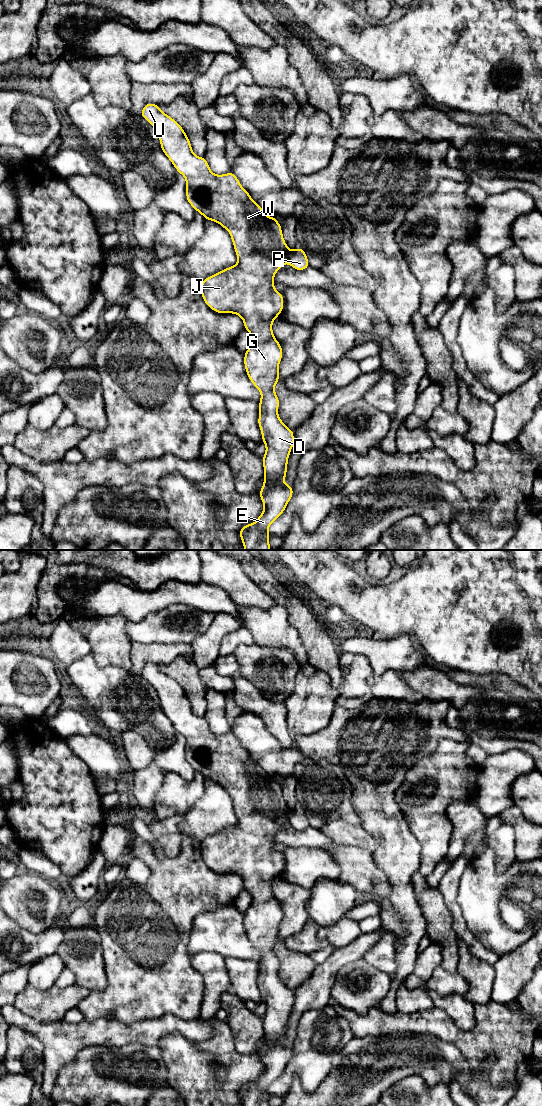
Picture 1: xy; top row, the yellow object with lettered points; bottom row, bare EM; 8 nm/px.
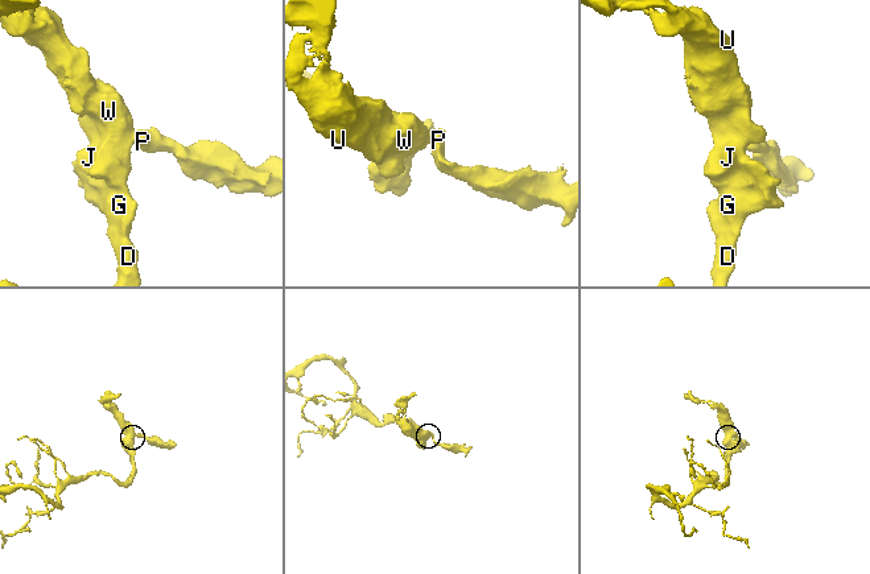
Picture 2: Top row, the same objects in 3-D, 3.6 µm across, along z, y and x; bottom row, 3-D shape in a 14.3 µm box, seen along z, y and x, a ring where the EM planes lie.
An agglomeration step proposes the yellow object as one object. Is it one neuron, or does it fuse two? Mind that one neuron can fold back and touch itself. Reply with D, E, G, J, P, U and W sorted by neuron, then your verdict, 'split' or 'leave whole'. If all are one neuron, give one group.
D E G J U W / P | split

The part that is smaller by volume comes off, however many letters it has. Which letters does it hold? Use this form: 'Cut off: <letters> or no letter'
Cut off: P

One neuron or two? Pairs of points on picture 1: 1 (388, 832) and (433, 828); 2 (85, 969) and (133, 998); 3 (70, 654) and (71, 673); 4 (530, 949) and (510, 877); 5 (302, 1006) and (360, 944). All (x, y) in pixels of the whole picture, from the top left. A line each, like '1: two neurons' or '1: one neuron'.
1: two neurons
2: two neurons
3: two neurons
4: two neurons
5: one neuron

